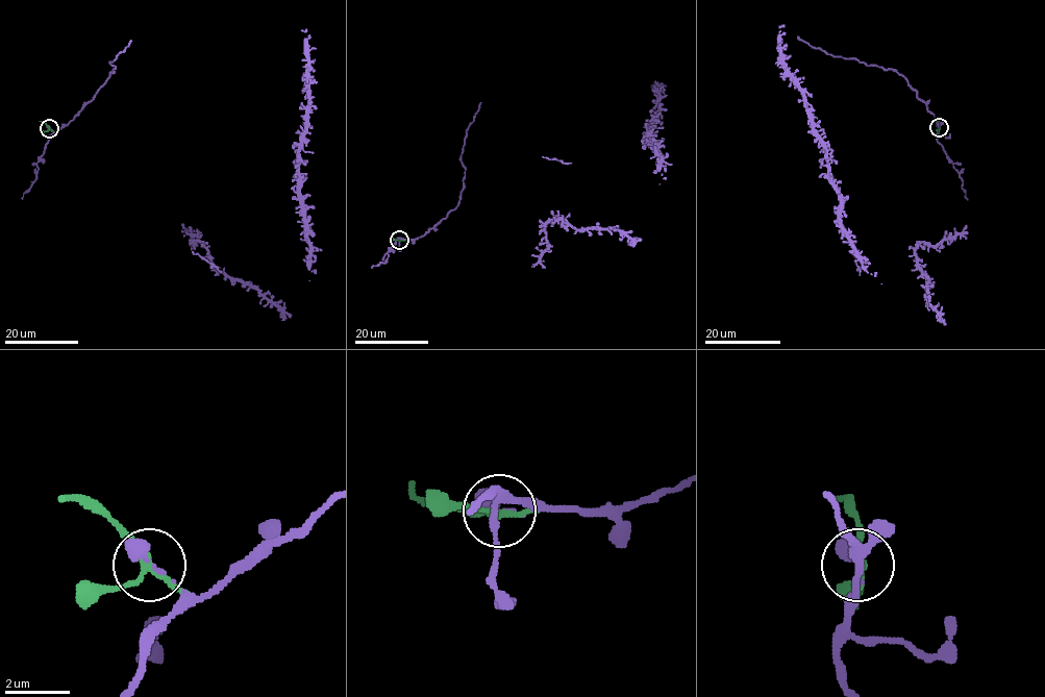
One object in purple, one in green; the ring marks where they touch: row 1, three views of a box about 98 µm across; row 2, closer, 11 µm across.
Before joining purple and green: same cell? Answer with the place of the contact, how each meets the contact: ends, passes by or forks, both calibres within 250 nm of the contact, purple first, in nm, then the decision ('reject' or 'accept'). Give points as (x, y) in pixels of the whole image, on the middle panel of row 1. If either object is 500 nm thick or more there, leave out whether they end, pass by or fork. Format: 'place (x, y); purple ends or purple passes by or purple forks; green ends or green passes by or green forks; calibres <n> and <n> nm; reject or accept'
place (399, 240); purple ends; green forks; calibres 400 and 190 nm; reject

